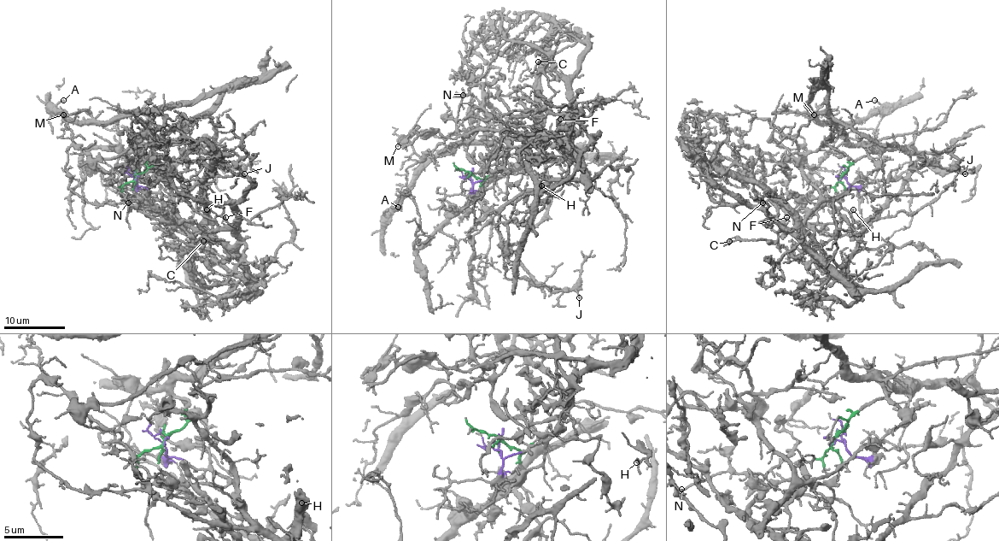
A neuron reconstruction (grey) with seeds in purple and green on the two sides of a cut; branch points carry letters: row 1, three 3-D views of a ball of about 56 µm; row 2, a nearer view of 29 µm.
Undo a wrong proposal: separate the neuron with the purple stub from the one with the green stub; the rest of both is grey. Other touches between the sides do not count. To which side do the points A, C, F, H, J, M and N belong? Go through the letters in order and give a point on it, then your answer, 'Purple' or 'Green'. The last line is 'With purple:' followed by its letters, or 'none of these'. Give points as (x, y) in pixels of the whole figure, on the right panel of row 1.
A: Place: (874, 100). Green
C: Place: (729, 241). Purple
F: Place: (786, 217). Purple
H: Place: (853, 209). Purple
J: Place: (965, 173). Green
M: Place: (814, 114). Green
N: Place: (762, 202). Purple
With purple: C, F, H, N

